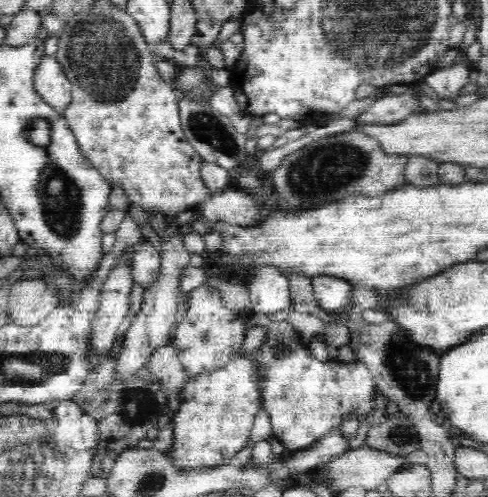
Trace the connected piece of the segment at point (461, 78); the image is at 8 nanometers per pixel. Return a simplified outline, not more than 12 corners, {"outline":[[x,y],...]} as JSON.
{"outline":[[467,60],[437,69],[424,80],[438,98],[464,96],[472,71]]}

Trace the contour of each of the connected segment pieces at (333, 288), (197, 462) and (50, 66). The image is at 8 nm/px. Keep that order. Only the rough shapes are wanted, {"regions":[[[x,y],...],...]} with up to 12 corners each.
{"regions":[[[334,275],[313,276],[324,310],[348,307],[356,287]],[[236,354],[184,382],[163,453],[188,475],[228,467],[261,410]],[[45,58],[34,84],[42,100],[61,115],[71,107],[71,84]]]}

